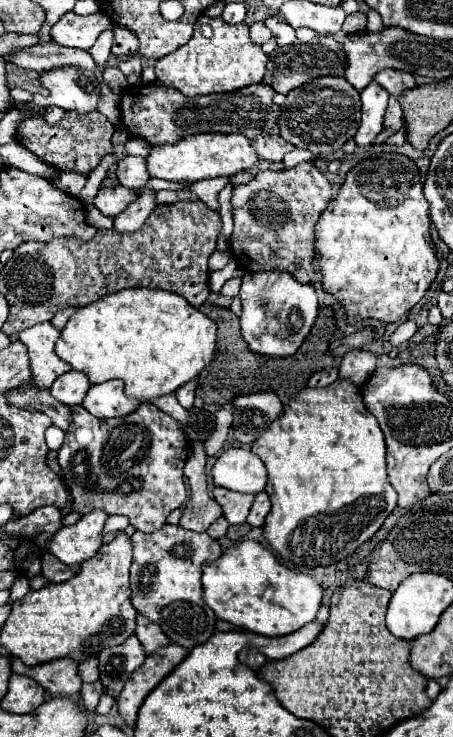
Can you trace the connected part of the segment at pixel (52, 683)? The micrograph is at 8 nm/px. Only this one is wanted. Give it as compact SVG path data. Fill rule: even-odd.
M70 658L64 660L52 660L38 666L26 666L22 660L12 660L12 670L16 674L24 674L34 678L44 690L48 690L54 696L72 696L80 692L82 680L78 676L78 664Z

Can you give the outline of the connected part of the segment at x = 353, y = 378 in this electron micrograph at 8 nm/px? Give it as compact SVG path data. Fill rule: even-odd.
M352 350L342 358L340 378L350 380L354 386L364 386L376 370L376 356L368 350Z

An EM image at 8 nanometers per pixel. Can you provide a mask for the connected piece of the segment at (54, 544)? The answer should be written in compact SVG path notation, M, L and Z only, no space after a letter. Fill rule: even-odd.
M94 510L84 514L76 524L62 526L50 540L48 552L60 562L72 566L92 558L102 546L102 526L108 514Z

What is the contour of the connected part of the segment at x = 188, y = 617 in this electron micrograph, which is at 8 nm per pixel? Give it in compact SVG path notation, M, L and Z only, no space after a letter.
M164 524L164 528L152 534L134 532L130 540L134 552L134 560L130 566L134 608L150 622L158 624L172 642L188 650L196 644L206 642L216 632L216 616L212 608L208 608L202 600L200 574L206 562L212 562L222 556L220 542L210 538L208 534L186 530L180 524Z

